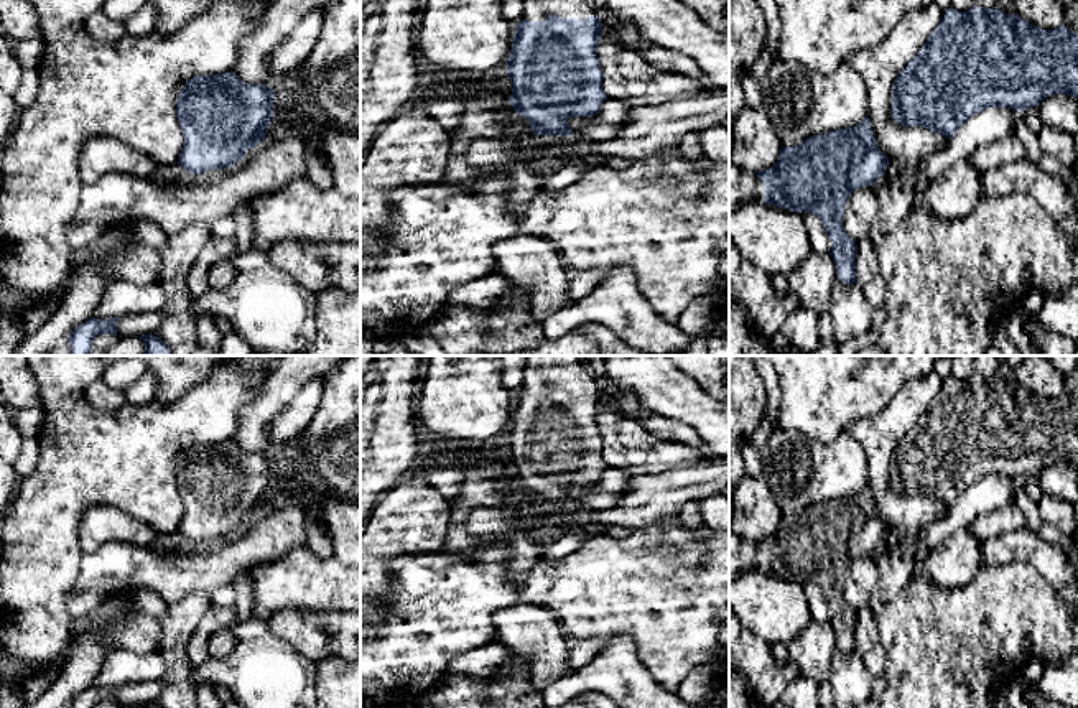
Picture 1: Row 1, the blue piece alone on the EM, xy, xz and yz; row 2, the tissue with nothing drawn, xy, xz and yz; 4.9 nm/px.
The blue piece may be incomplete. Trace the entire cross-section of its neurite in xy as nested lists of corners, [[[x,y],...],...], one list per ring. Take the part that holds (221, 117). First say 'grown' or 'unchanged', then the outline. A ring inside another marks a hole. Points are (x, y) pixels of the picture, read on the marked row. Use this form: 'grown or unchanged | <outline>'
unchanged | [[[235,72],[194,76],[179,92],[176,114],[183,130],[183,148],[178,165],[189,173],[232,168],[249,148],[267,135],[273,119],[275,91],[262,84],[244,82]]]

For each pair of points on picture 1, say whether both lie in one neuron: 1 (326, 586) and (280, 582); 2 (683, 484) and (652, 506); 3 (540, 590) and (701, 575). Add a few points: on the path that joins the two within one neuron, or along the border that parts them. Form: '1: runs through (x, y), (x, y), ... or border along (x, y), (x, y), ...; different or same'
1: runs through (315, 583), (292, 582); same
2: runs through (675, 488), (660, 498); same
3: runs through (580, 586), (662, 586); same

